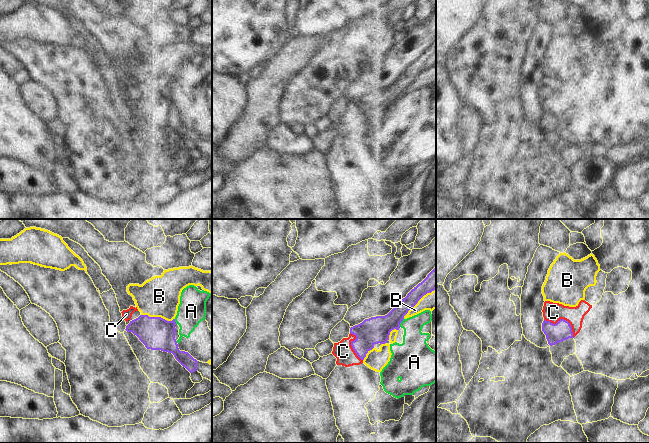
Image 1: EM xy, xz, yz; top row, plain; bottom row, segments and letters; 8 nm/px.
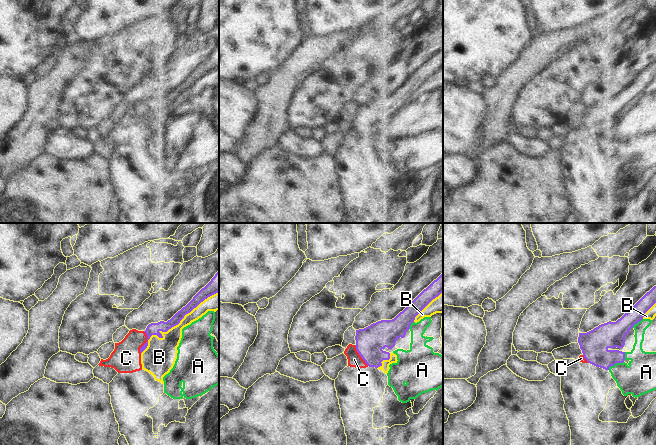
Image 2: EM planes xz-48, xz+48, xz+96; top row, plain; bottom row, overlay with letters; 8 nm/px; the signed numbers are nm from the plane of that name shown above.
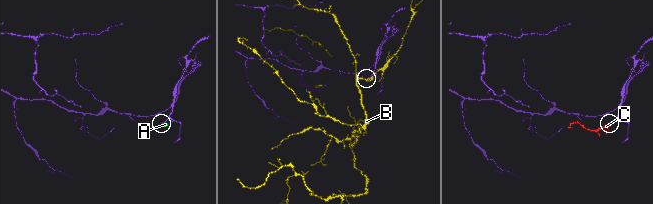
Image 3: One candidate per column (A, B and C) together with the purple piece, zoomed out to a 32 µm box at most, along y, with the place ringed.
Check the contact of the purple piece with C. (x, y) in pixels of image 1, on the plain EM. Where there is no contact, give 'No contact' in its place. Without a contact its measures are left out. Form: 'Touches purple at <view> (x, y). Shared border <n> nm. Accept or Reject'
Touches purple at yz (563, 95). Shared border 280 nm. Accept

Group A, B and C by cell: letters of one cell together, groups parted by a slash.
A B / C

